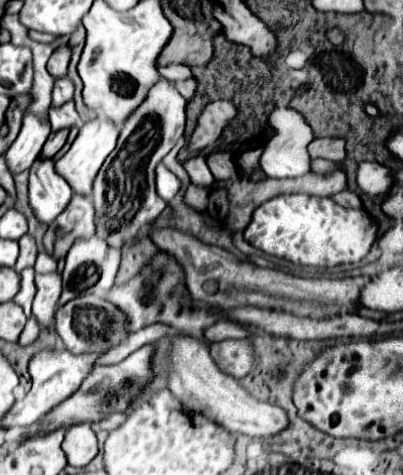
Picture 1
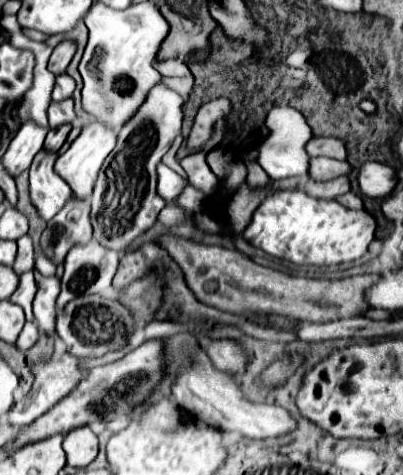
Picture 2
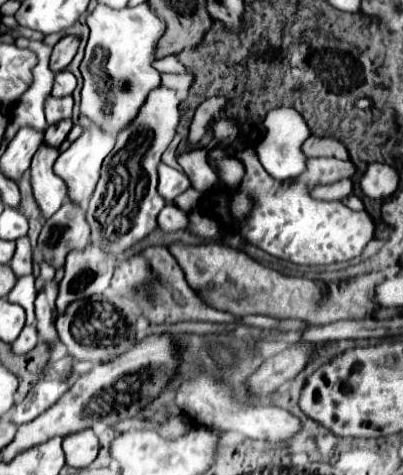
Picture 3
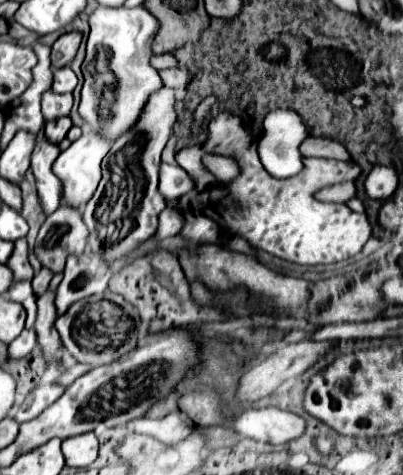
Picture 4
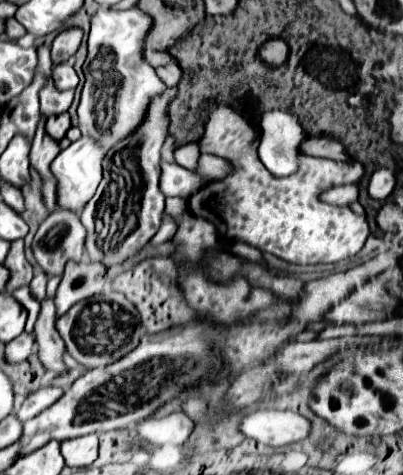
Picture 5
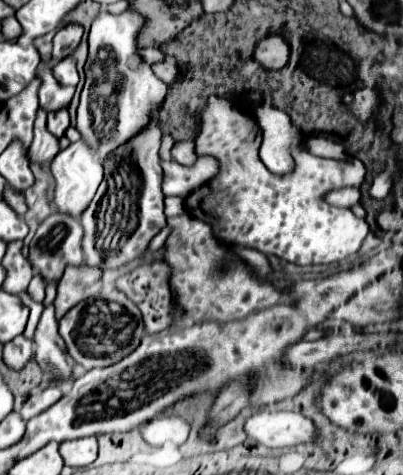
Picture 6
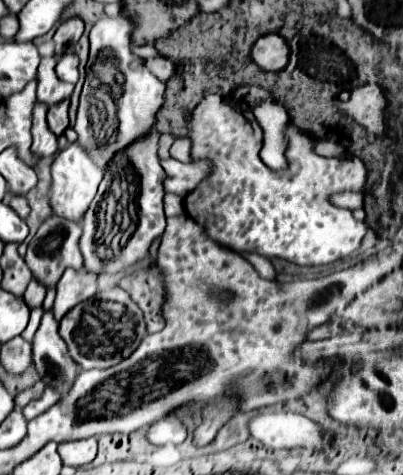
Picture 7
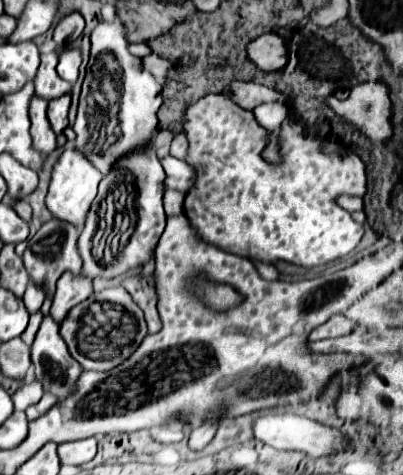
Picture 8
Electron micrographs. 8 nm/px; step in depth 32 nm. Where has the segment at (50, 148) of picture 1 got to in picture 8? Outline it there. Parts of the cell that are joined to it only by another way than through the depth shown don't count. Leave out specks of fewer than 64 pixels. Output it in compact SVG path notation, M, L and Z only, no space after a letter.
M62 96L48 104L48 120L54 134L62 134L64 128L68 126L68 106L70 106L70 96Z

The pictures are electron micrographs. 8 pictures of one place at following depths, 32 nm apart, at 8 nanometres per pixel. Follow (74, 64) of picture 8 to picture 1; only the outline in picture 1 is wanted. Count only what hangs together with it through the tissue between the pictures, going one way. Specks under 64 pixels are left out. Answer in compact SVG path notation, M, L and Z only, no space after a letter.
M58 78L52 90L52 106L60 108L60 104L66 104L68 100L72 100L72 96L74 96L72 82L68 78Z

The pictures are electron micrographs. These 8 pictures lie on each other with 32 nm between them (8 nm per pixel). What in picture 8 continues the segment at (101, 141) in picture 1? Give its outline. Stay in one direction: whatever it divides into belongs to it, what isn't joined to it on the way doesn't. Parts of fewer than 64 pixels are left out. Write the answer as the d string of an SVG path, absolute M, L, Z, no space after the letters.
M74 146L66 148L52 168L52 182L50 182L50 190L46 196L46 206L50 208L52 216L72 222L78 228L82 228L86 212L88 212L92 200L96 198L100 180L102 180L102 172L98 168L94 168L94 164L78 148L74 148Z

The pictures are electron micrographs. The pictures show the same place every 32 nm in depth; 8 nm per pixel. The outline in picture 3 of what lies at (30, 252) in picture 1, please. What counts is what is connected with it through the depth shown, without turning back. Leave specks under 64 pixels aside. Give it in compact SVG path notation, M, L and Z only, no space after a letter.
M28 236L16 240L16 254L12 258L10 268L14 270L14 274L18 278L32 272L32 246L30 246L30 238Z

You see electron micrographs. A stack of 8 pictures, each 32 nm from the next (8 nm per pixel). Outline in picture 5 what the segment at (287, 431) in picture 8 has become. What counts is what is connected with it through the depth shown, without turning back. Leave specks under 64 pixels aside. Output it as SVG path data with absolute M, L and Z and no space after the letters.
M260 408L240 418L240 432L268 446L286 446L308 436L310 422L290 410Z

